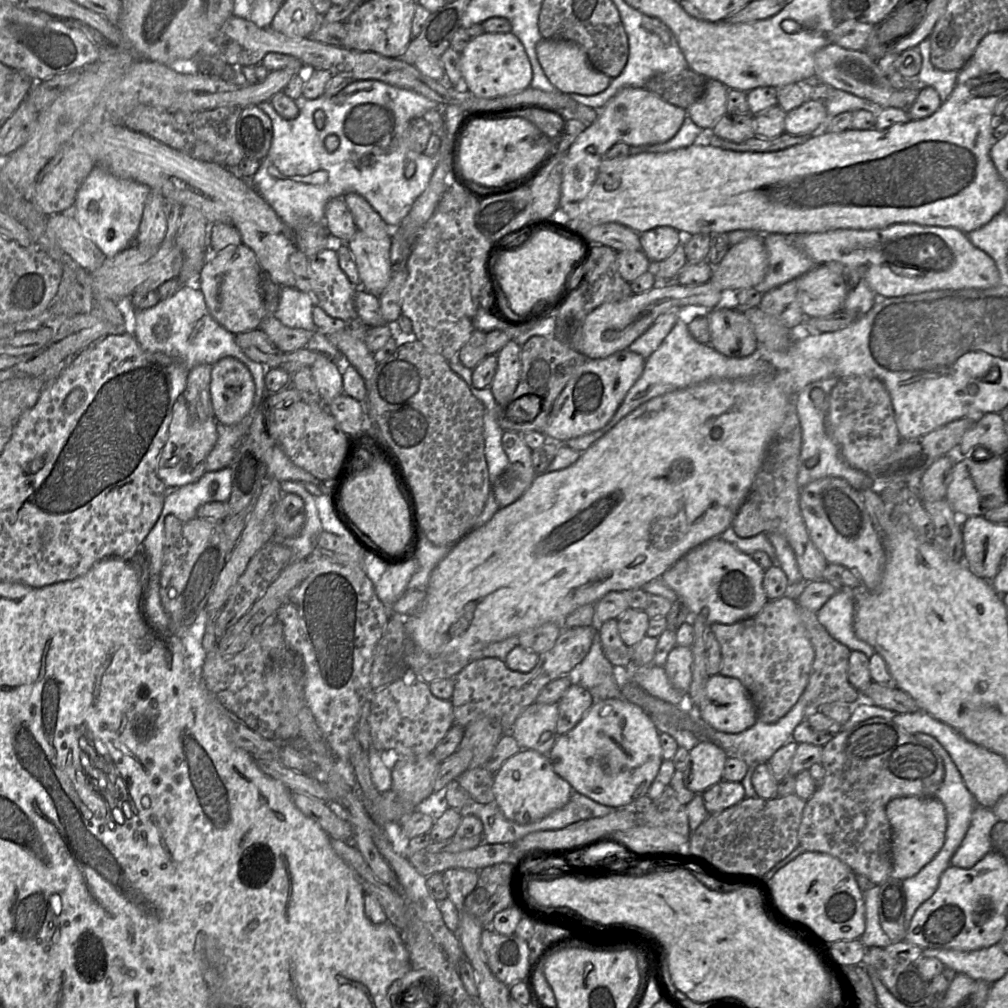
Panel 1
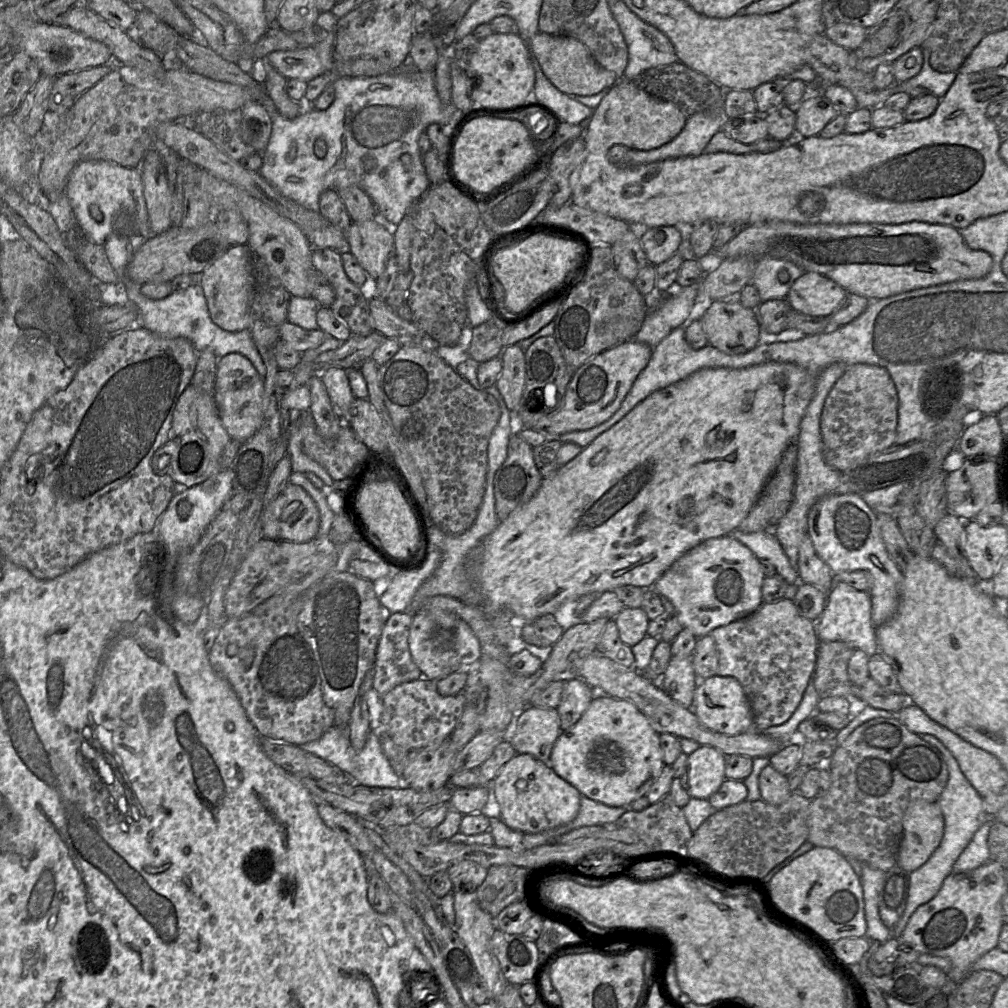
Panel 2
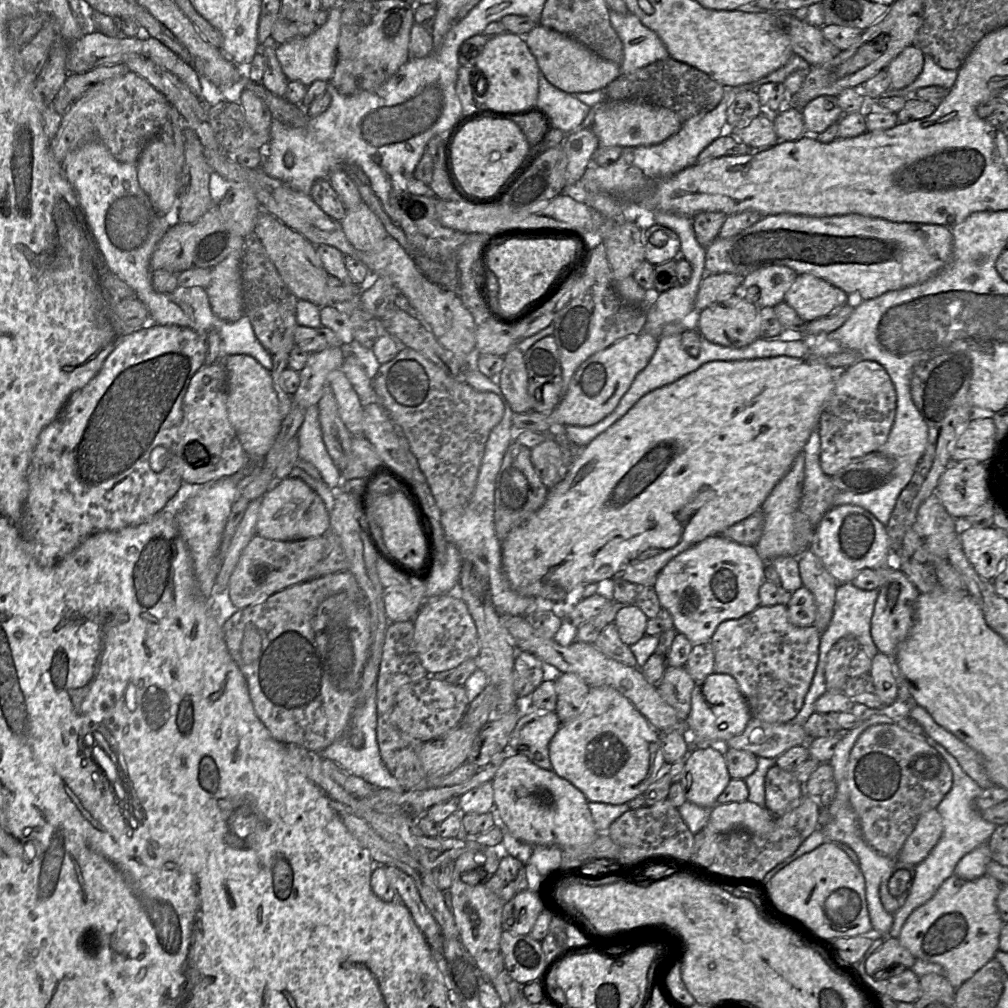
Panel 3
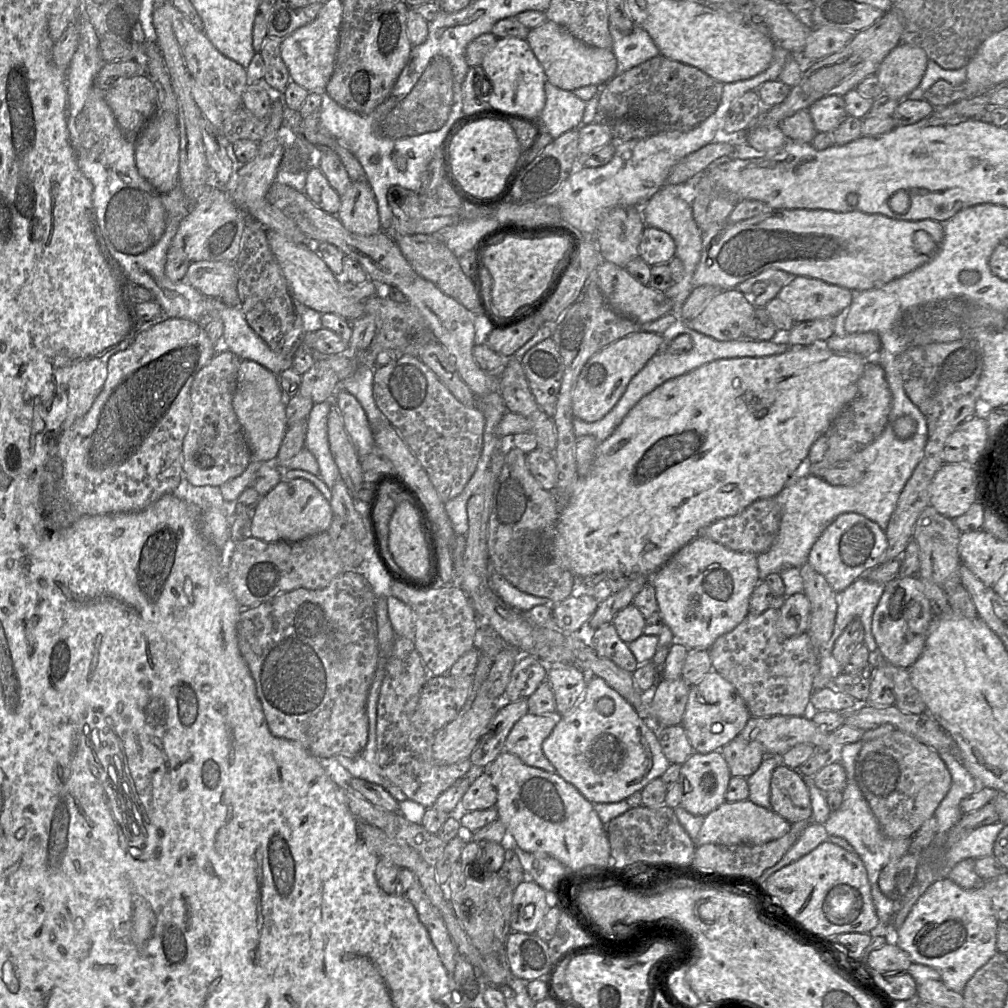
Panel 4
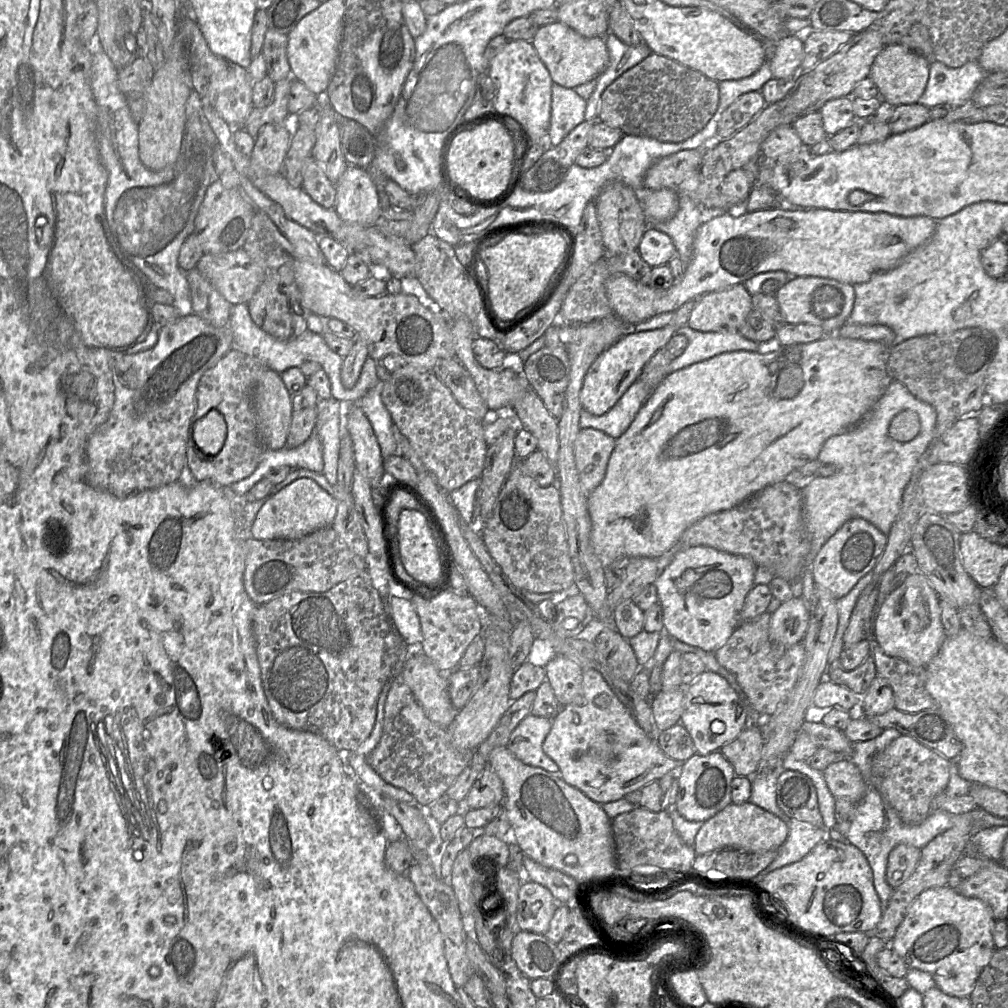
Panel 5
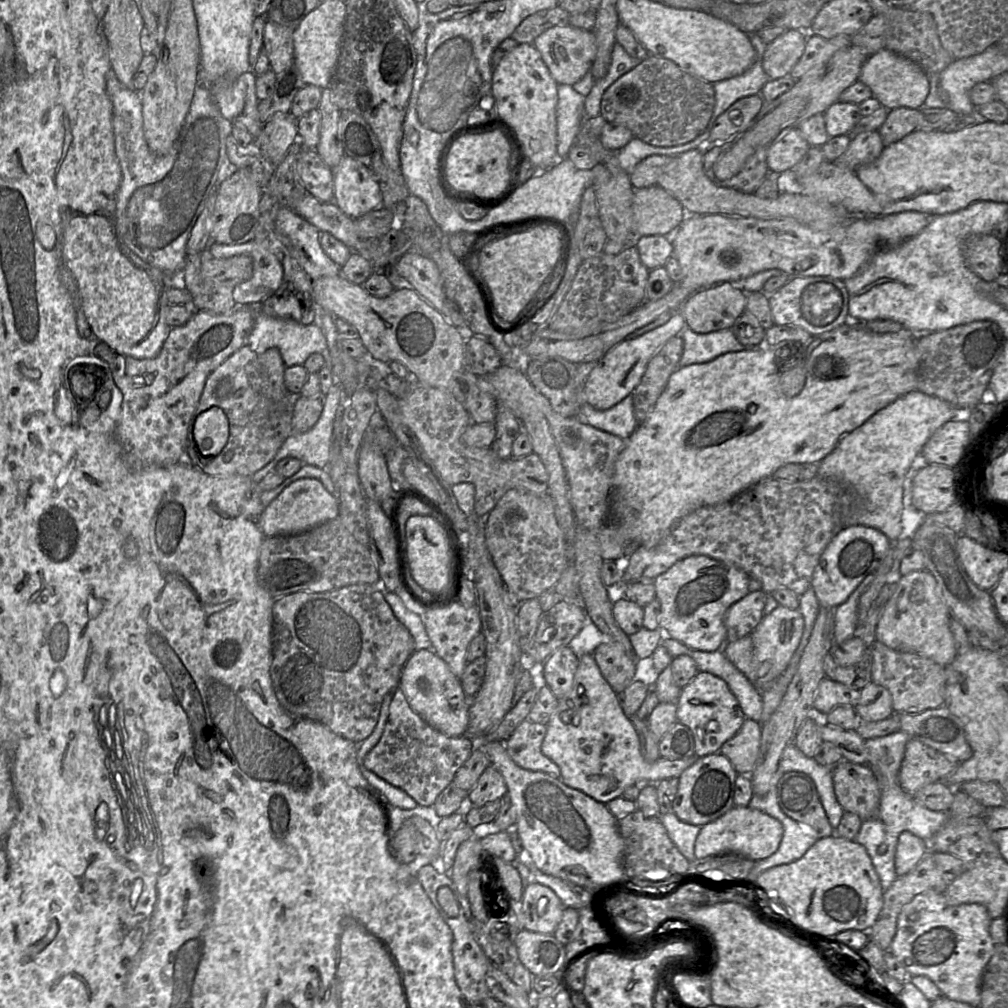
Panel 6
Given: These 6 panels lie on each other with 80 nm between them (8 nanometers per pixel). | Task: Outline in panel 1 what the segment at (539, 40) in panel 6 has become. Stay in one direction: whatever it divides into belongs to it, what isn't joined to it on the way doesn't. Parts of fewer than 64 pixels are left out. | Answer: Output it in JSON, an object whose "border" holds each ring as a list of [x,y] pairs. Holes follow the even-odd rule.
{"border":[[[541,39],[536,45],[536,54],[545,75],[560,92],[596,95],[603,92],[611,83],[612,78],[596,70],[585,50],[573,41]]]}

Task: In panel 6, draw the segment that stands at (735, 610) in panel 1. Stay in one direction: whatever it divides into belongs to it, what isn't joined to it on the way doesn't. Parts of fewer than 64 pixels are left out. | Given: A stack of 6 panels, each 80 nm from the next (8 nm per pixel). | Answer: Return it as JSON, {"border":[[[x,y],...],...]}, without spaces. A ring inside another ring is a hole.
{"border":[[[694,555],[677,561],[654,580],[656,598],[661,604],[659,628],[666,637],[689,648],[717,651],[727,643],[724,623],[728,609],[745,597],[750,576],[742,569],[705,555]]]}

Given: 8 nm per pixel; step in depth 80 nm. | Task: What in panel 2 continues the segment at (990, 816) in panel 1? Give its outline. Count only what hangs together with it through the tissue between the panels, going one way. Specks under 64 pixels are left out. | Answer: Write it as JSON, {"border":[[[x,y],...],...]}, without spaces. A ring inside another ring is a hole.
{"border":[[[988,817],[954,863],[952,872],[963,873],[976,869],[991,859],[988,838],[992,824],[993,818]]]}

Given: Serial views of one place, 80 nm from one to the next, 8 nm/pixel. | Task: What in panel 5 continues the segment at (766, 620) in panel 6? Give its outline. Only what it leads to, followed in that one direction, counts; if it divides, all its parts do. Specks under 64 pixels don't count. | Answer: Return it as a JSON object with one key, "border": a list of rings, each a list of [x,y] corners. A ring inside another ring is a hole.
{"border":[[[793,597],[771,614],[770,639],[790,647],[803,642],[808,625],[807,605],[801,597]]]}

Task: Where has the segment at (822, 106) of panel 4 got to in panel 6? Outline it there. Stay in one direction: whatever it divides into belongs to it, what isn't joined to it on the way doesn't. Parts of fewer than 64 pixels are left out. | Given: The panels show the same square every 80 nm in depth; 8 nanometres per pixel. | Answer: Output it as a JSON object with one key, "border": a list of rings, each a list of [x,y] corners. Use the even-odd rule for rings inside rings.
{"border":[[[837,101],[825,112],[825,126],[829,137],[849,134],[862,118],[858,104]]]}

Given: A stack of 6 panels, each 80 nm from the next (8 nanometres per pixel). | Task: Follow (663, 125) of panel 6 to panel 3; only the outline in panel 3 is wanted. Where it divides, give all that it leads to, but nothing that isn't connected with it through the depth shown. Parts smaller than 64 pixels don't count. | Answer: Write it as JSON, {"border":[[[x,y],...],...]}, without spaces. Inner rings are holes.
{"border":[[[669,56],[631,73],[621,74],[605,88],[609,101],[641,101],[674,111],[683,123],[712,111],[724,96],[724,86],[709,75]]]}

